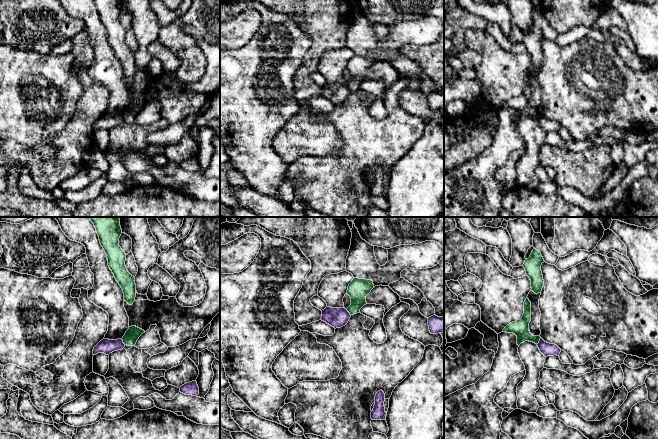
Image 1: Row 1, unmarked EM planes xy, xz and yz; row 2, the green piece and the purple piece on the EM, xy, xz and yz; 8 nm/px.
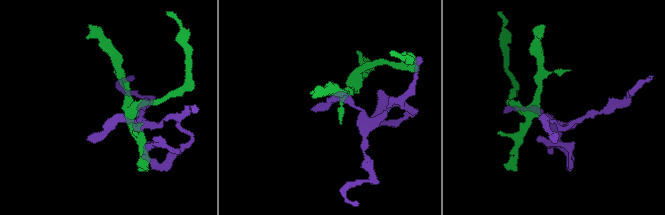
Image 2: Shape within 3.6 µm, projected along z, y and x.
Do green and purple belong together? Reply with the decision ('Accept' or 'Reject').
Reject

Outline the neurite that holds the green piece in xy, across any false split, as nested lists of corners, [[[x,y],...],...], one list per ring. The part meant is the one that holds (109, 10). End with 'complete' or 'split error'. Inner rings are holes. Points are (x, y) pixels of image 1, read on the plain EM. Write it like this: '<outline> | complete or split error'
[[[94,0],[94,2],[100,20],[107,31],[108,42],[123,66],[124,76],[132,81],[136,73],[136,60],[135,53],[128,48],[125,42],[126,30],[119,22],[121,2],[120,0]]] | complete

